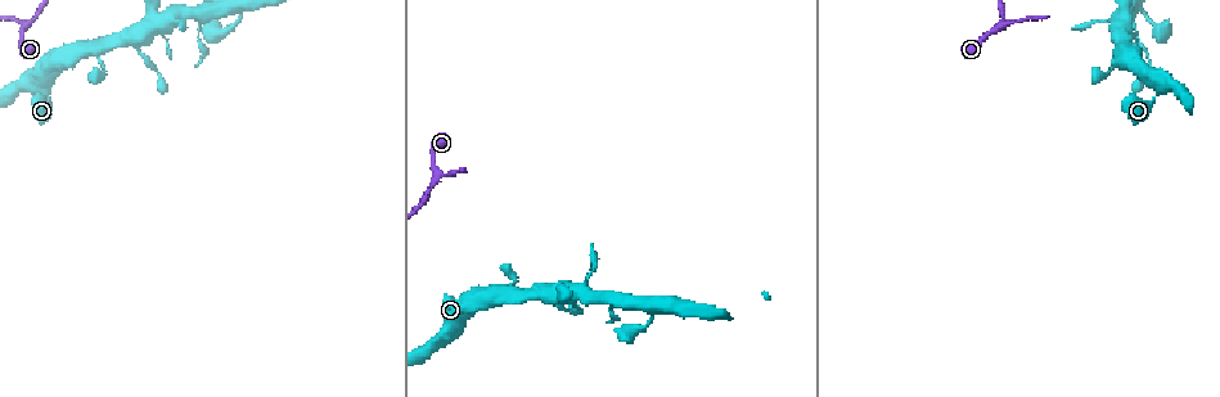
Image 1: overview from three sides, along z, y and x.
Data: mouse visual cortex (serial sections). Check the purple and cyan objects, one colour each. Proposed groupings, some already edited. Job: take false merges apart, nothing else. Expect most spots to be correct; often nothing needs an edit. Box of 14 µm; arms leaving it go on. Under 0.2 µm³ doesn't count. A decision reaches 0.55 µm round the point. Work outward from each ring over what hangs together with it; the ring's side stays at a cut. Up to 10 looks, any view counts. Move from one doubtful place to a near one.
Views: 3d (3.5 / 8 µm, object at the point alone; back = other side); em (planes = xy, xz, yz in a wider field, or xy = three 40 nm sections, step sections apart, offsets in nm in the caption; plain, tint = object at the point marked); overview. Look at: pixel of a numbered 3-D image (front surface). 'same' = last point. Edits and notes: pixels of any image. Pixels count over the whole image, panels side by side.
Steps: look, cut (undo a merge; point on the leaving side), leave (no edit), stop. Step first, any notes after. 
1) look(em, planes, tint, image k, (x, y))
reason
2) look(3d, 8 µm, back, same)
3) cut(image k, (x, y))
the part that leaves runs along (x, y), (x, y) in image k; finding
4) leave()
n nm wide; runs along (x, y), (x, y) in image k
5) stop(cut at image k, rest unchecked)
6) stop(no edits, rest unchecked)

look(3d, 3.5 µm, image 1, (1002, 28))

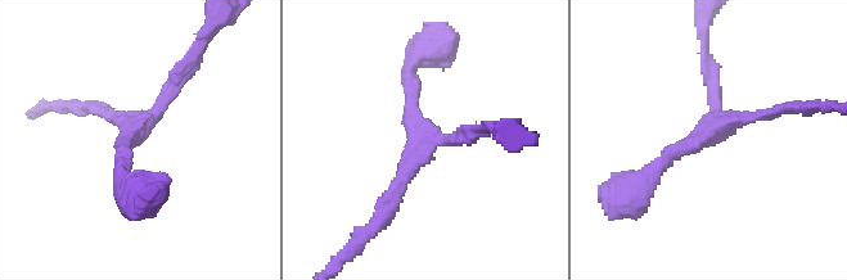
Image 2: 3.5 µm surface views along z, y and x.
look(em, xy, step 3, tint, image 2, (716, 130))
shape alone is not enough

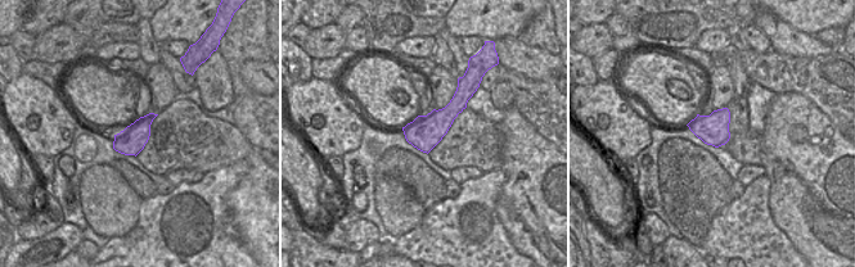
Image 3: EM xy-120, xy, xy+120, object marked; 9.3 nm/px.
leave()
runs along (649, 179), (725, 123), (780, 112) in image 2; one cell here

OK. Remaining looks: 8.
look(3d, 8 µm, image 1, (455, 328))
a fork

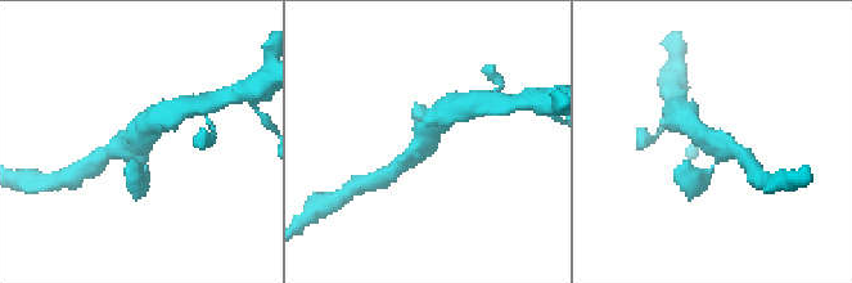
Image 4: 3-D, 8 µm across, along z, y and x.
look(em, xy, step 1, tint, image 4, (139, 150))
now the EM

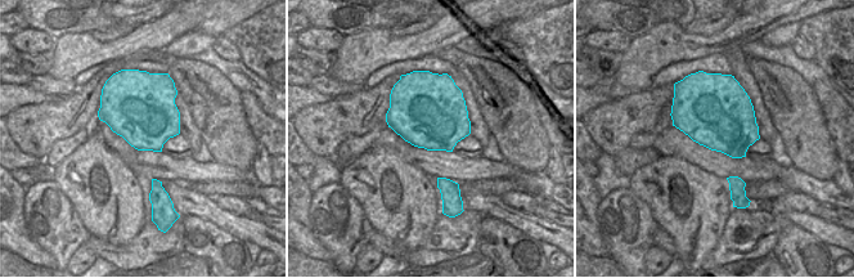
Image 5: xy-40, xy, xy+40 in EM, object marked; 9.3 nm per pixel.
leave()
700 nm wide; runs along (139, 178), (147, 126) in image 4; one cell here

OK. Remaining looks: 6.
look(3d, 3.5 µm, image 1, (158, 24))

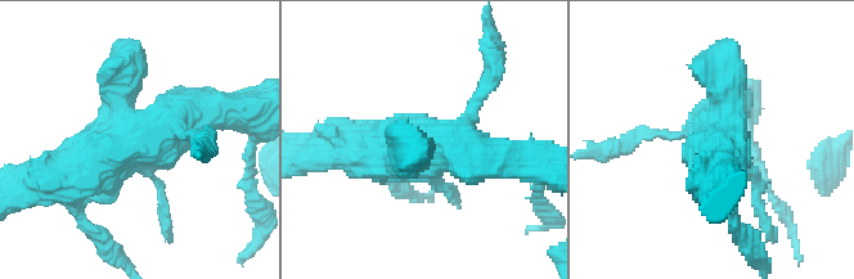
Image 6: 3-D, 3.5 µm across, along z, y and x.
look(em, xy, step 3, tint, image 6, (132, 142))
shape alone is not enough

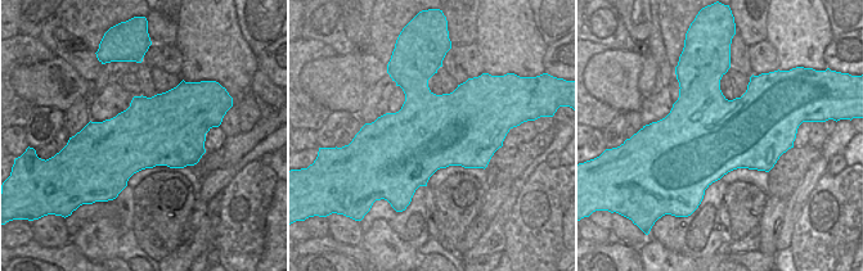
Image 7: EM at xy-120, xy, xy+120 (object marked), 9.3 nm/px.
look(em, xy, step 5, tint, same)
cut it another way

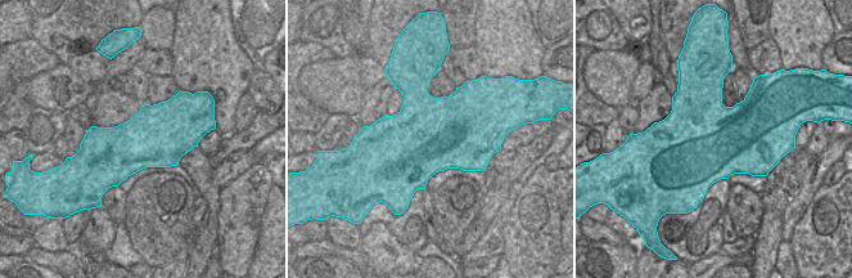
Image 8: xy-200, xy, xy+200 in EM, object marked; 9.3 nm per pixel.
leave()
700 nm wide; runs along (58, 180), (208, 109) in image 6; all the same cell

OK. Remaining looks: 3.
look(3d, 8 µm, image 1, (653, 312))
thin neck

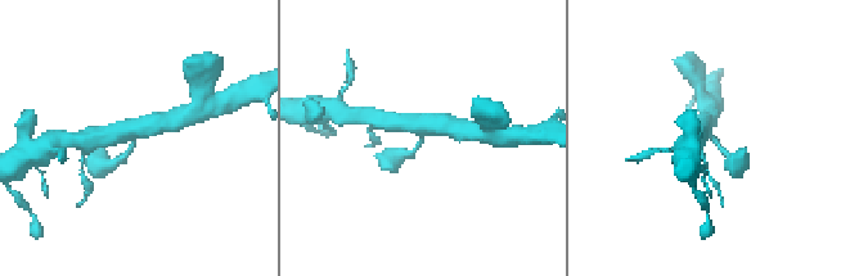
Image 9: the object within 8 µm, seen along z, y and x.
look(3d, 3.5 µm, image 9, (419, 132))
closer look

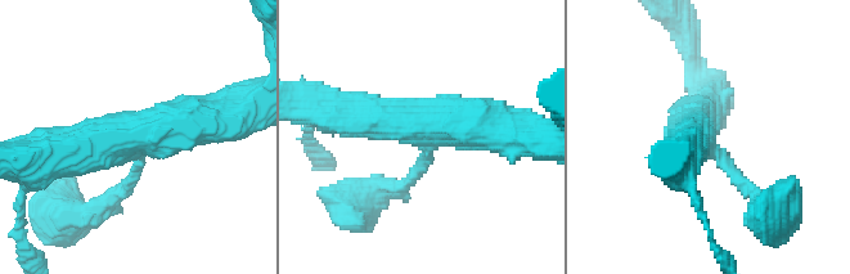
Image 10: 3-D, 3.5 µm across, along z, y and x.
look(em, xy, step 2, tint, image 10, (424, 137))
3 arms; arms of 150, 500, 600 nm

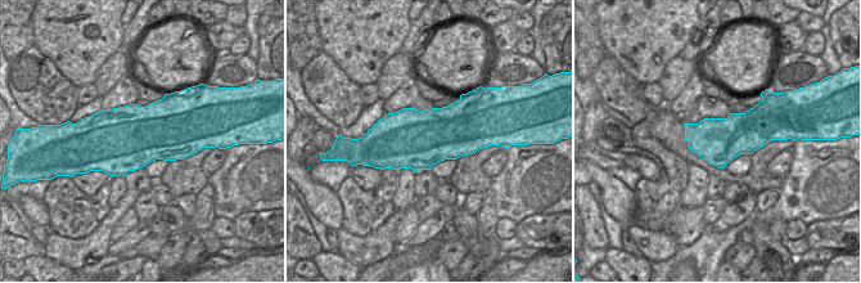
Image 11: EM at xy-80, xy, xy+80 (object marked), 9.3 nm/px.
leave()
one cell here

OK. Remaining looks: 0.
stop(no edits, rest unchecked)

